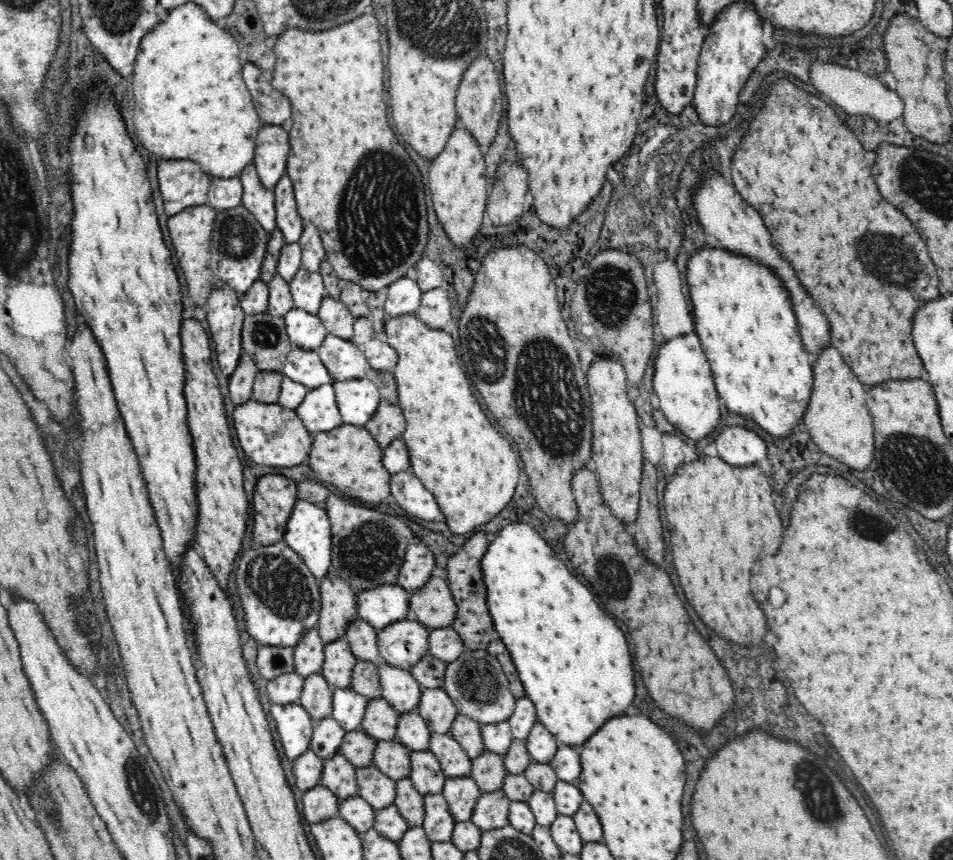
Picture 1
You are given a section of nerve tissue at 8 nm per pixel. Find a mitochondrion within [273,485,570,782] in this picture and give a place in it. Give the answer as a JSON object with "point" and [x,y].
{"point":[370,551]}

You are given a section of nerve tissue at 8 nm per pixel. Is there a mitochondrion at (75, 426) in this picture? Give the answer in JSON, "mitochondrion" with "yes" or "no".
{"mitochondrion":"no"}

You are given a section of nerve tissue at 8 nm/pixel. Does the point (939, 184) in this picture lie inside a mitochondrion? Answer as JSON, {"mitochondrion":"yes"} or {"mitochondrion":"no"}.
{"mitochondrion":"yes"}

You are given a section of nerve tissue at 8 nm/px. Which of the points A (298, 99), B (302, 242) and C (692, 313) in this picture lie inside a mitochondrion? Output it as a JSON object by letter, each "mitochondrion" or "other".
{"A":"other","B":"other","C":"other"}

